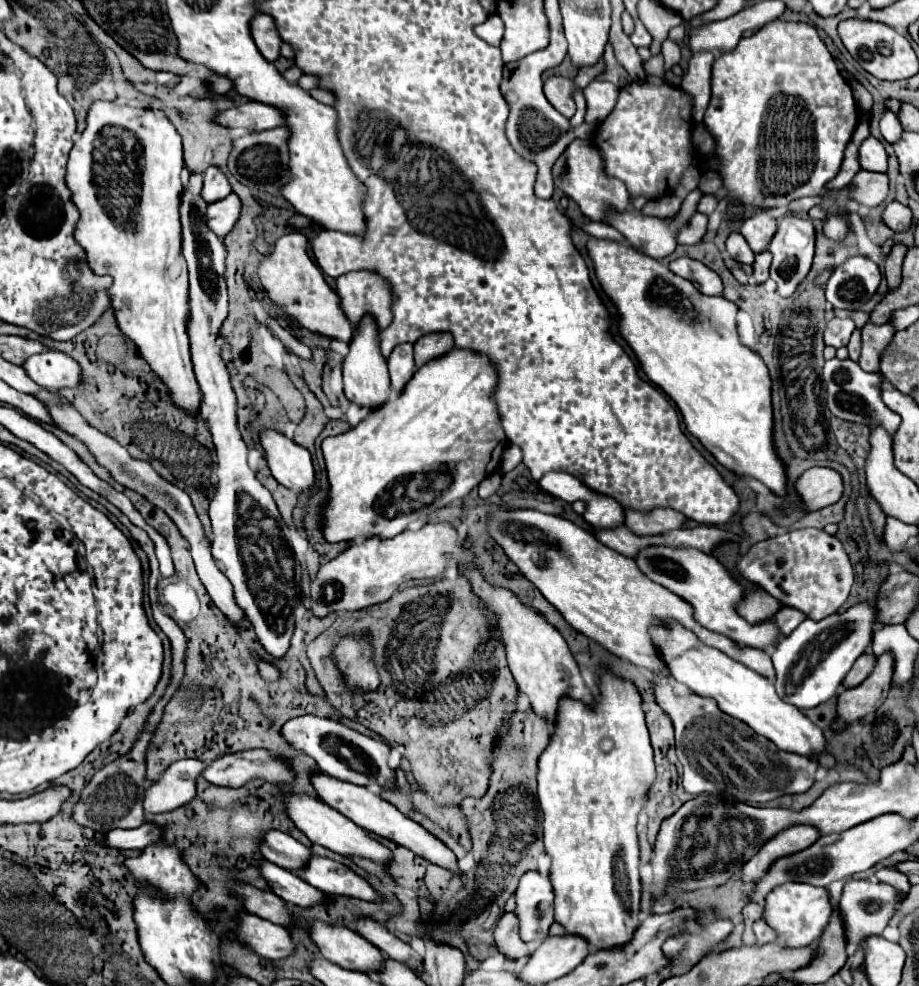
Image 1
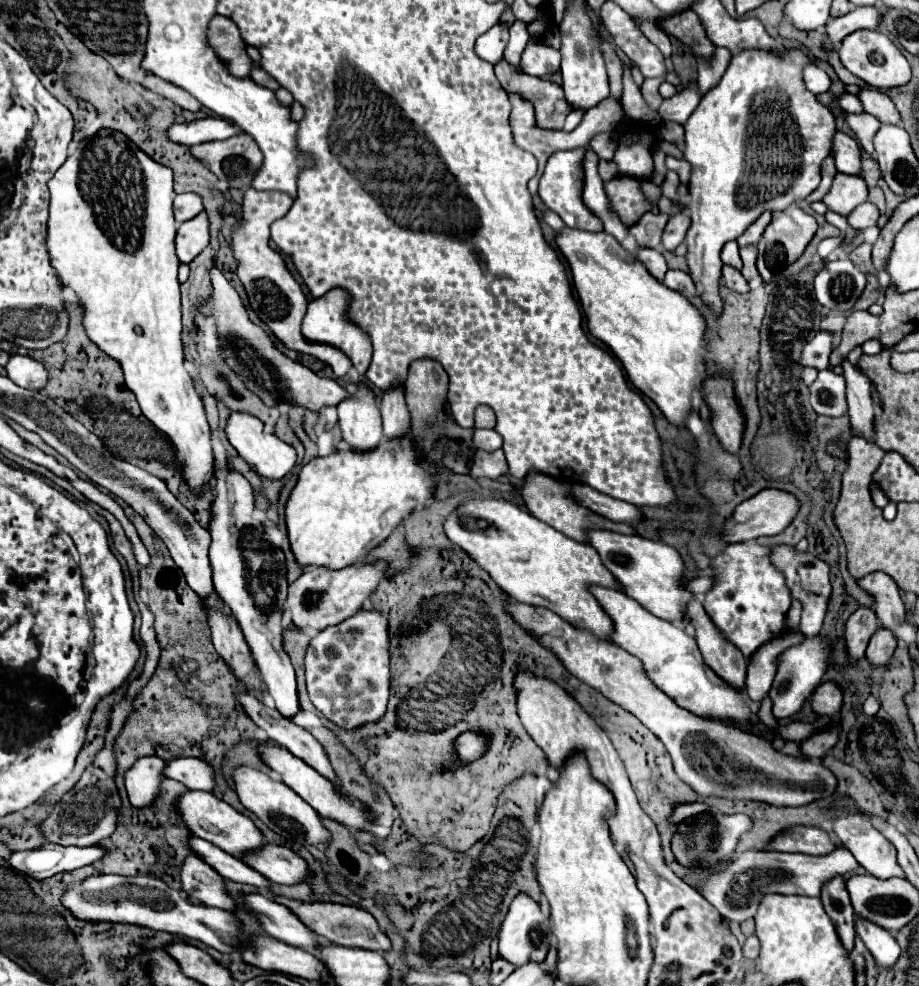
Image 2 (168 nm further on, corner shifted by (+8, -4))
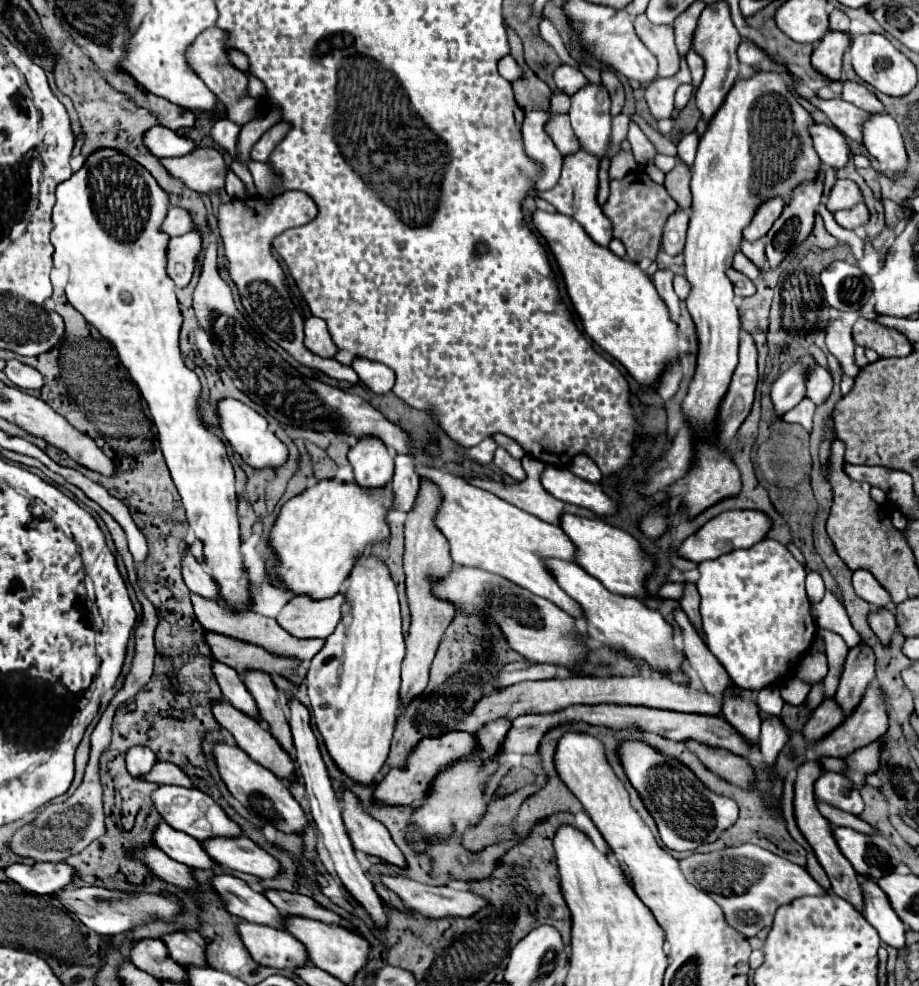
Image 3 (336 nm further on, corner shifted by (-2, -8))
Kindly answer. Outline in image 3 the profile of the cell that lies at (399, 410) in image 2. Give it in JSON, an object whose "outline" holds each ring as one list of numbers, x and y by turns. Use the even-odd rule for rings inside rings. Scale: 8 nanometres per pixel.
{"outline":[[409,454,395,456,395,474,391,480,391,488,395,492,395,510,411,510,417,488,419,488,419,474,415,472,415,460]]}

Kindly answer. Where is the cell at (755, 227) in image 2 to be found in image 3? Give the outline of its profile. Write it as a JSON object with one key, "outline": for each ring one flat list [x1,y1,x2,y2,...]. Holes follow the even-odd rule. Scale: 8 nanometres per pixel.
{"outline":[[767,200,767,204,761,204,759,212,755,214,749,228,743,230,743,238,749,240,749,242,755,242,755,240,763,238,771,230,773,222,781,216,783,206,785,206,783,200]]}

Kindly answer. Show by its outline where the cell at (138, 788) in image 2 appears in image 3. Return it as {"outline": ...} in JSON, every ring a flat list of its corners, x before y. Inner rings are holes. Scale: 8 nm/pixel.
{"outline":[[133,746,127,750,127,770,133,778,143,780,143,776,157,764,157,756,145,746]]}

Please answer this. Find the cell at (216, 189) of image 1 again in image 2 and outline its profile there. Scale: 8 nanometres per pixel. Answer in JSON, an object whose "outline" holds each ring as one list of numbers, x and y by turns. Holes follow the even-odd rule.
{"outline":[[187,192,187,194,177,194,175,196,173,216,175,216,177,224,195,218,201,210,203,210,203,204,201,204,201,198,197,194,189,194]]}

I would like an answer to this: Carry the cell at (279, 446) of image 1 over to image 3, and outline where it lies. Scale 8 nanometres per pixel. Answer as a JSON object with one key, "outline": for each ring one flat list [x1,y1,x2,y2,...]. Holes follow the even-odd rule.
{"outline":[[227,398,219,402,219,416,221,416,221,430,225,434,225,440,231,442,235,452,239,452,243,462,247,462,251,468,279,468,287,464,289,460,287,446,269,430,267,420,259,412,255,412,253,408,245,406,239,400]]}

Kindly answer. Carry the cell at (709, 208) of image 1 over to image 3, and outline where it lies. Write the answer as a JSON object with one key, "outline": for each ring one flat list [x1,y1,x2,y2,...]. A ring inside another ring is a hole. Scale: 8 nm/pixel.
{"outline":[[639,168,639,170,629,172,621,180,611,180,611,196,609,196,607,204,603,206,603,212,613,222,613,236,623,240,623,244,627,248,627,258,633,262,639,262,643,258,655,260,655,256,659,252,657,238,661,236,669,214,673,214,677,208,679,208,677,202,673,198,669,198,665,186,653,182,647,176,647,172,643,168]]}

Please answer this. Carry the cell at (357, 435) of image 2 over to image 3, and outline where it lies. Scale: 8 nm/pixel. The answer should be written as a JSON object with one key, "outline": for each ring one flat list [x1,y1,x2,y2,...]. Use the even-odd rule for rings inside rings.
{"outline":[[363,436,349,450,349,462,359,486,387,486,393,476,393,454,377,436]]}

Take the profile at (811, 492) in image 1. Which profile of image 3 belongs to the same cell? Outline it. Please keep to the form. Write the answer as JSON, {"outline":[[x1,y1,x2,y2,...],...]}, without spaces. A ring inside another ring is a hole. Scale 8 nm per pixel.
{"outline":[[731,510,731,512,723,512,723,514,715,516,713,520,709,520,699,532,689,536,683,542,683,546,679,548,679,554,683,558,687,558,687,560,693,560,693,562,719,558,719,556,723,556,723,554,727,554,731,550,751,548,751,544,757,544,759,540,763,540,769,530,771,530,771,518,761,510]]}

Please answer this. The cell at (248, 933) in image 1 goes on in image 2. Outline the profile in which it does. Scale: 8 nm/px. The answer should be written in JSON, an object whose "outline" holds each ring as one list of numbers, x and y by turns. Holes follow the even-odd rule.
{"outline":[[97,874,83,880,77,888,69,888,61,894,61,904,77,918,85,922,117,922,145,926,157,932,183,934,205,942,219,952,231,952,231,938,239,932,237,918,219,908,195,906,181,892,169,888,163,880,153,876,117,876,117,874]]}

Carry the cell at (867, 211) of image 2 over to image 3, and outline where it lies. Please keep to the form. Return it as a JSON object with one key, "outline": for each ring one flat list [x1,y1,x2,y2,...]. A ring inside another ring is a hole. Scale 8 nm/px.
{"outline":[[861,202,861,204,857,204,853,210,837,212,837,214,835,214,835,220,837,220,837,224,841,224,843,228,855,230,855,228,865,226,865,224,869,222,869,210,867,210,867,206]]}

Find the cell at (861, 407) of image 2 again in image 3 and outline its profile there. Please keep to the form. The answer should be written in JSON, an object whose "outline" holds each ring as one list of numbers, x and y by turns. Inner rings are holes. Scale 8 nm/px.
{"outline":[[831,320,825,328,827,332,827,348,829,352,839,360,843,374,855,378,859,374,859,366,855,364,855,356,853,356,853,338,851,338,851,328,845,326,841,320]]}

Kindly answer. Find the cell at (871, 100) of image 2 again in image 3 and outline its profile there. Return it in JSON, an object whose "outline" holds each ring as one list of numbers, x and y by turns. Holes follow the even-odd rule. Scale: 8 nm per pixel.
{"outline":[[845,82,841,98,855,104,857,108,861,108,865,112,871,112,871,114,885,112,885,106,879,102,879,98,869,88,865,88,863,84,857,84,857,82]]}

